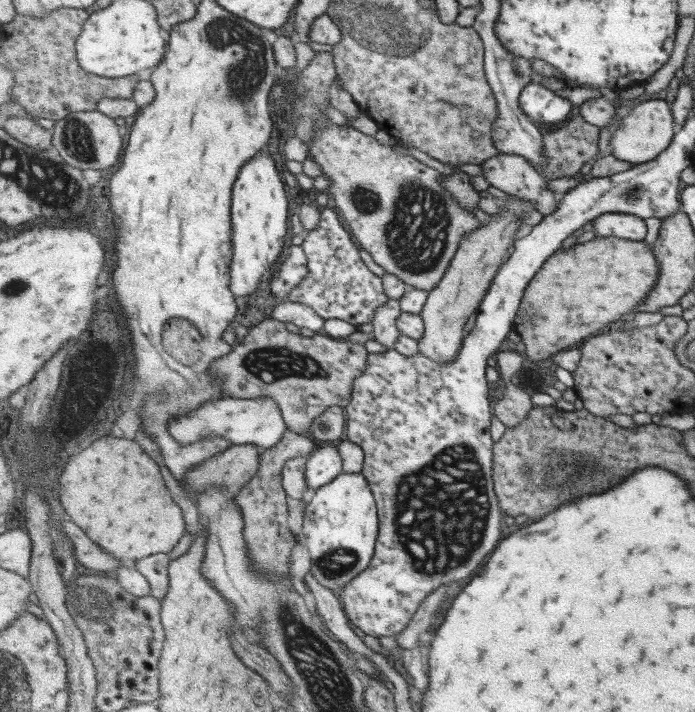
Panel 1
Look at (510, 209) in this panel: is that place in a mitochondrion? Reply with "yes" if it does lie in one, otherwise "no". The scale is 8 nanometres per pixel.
no

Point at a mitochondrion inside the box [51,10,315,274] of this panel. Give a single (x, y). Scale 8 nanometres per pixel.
(241, 81)

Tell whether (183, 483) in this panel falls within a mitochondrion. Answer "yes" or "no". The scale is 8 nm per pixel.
no

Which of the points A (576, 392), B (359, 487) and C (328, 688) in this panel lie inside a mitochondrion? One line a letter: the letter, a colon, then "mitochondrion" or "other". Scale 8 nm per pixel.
A: other
B: other
C: mitochondrion

